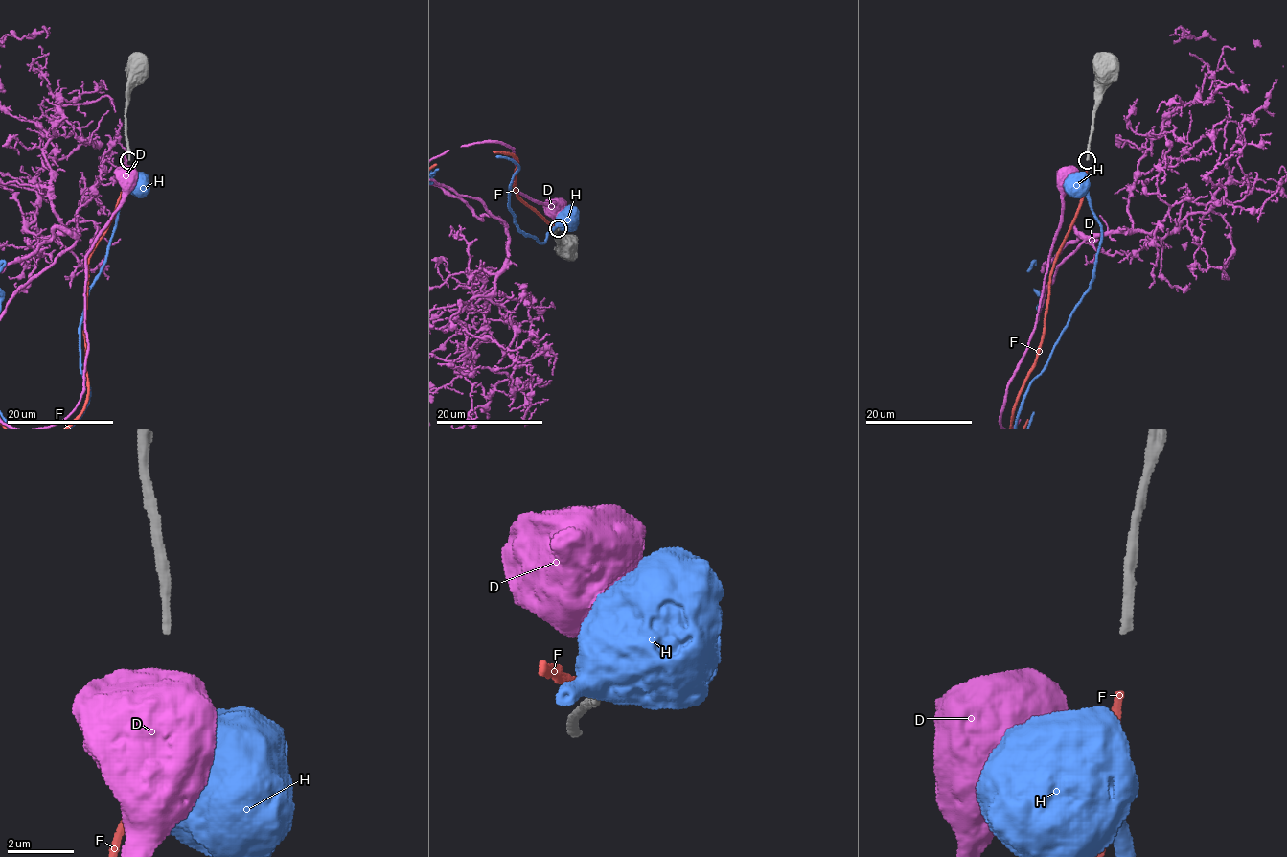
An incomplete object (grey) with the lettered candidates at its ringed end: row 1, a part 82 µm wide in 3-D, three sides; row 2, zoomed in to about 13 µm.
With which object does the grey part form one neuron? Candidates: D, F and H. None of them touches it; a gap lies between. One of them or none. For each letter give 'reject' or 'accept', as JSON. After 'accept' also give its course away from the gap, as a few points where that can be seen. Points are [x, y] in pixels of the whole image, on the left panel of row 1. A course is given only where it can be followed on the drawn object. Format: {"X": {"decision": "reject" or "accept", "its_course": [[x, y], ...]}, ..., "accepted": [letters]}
{"D": {"decision": "reject"}, "F": {"decision": "accept"}, "H": {"decision": "reject"}, "accepted": ["F"]}

